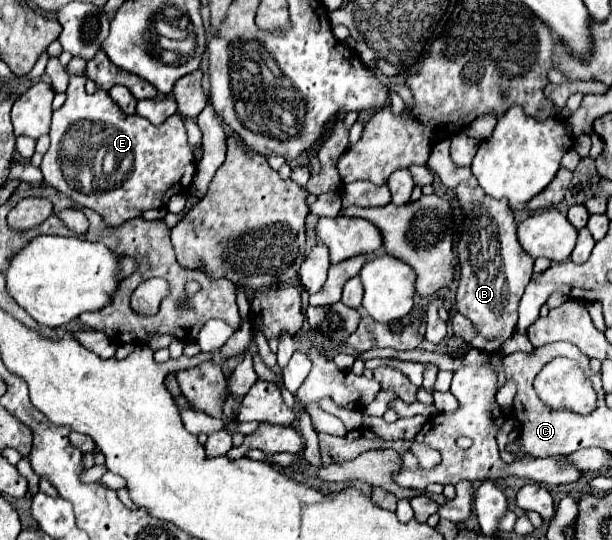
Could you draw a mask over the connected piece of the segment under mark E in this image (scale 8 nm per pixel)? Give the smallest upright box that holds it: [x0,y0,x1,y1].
[40,75,194,227]

